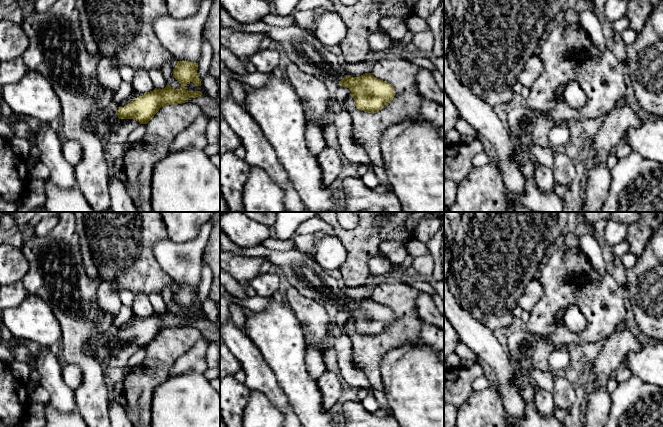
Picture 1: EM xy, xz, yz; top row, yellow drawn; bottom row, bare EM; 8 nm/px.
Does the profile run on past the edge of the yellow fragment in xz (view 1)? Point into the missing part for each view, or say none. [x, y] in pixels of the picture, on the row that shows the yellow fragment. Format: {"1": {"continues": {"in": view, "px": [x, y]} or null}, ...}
{"1": {"continues": null}}

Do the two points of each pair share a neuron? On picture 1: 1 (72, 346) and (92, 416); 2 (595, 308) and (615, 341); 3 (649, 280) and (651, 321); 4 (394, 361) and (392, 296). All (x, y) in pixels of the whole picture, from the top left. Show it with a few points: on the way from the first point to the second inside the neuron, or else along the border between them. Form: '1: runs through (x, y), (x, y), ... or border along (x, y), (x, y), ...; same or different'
1: runs through (85, 363), (92, 370), (92, 399); same
2: border along (624, 319), (604, 340); different
3: runs through (651, 290), (651, 311); same
4: border along (416, 340), (392, 348), (383, 357), (379, 367); different

